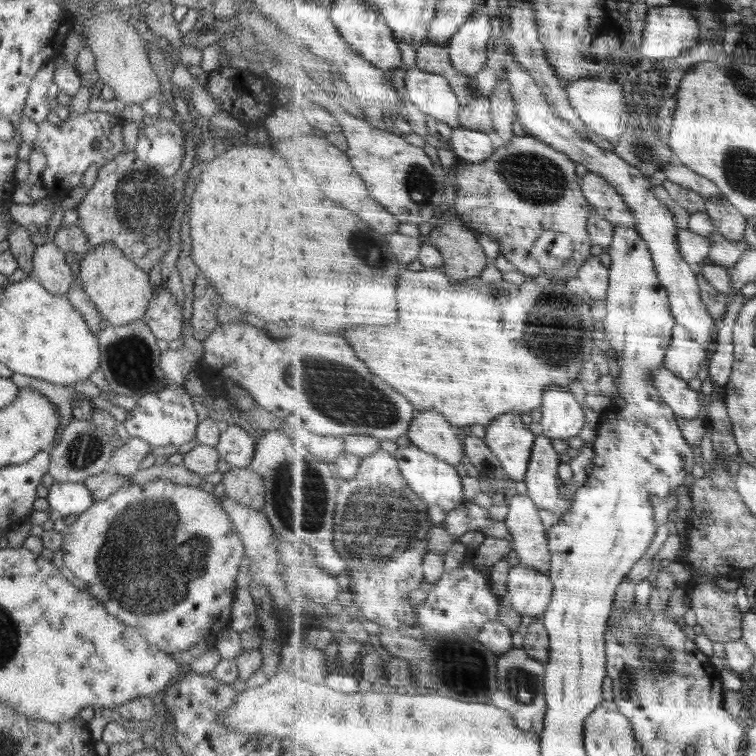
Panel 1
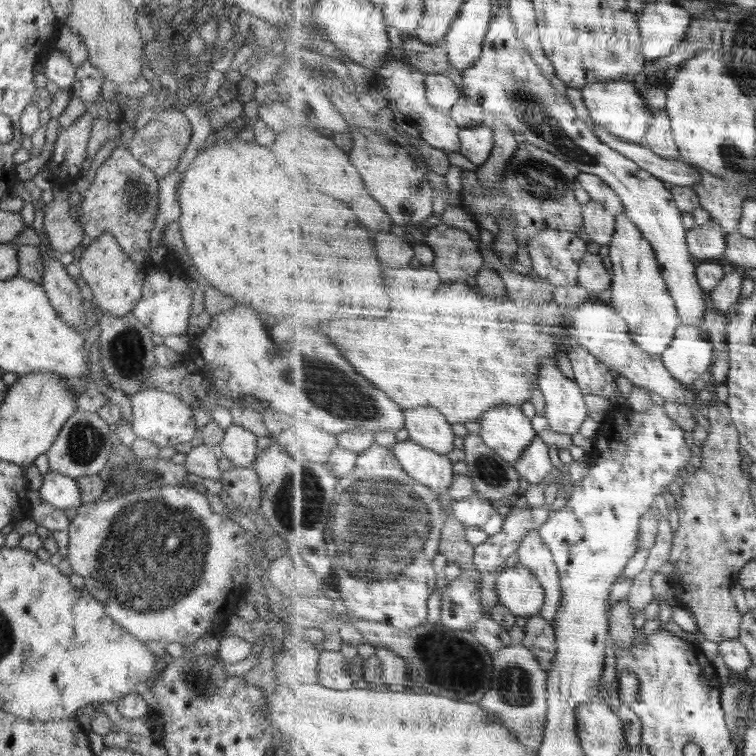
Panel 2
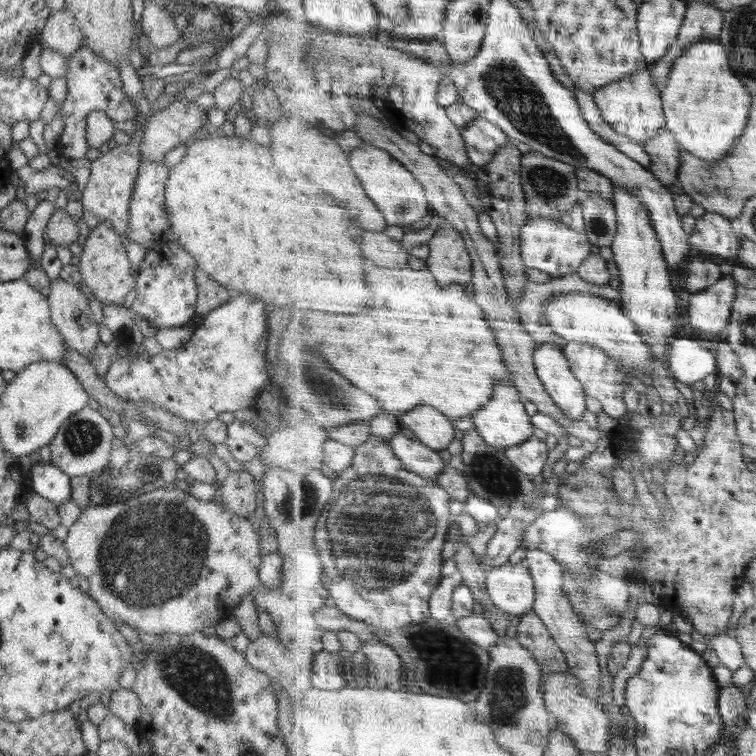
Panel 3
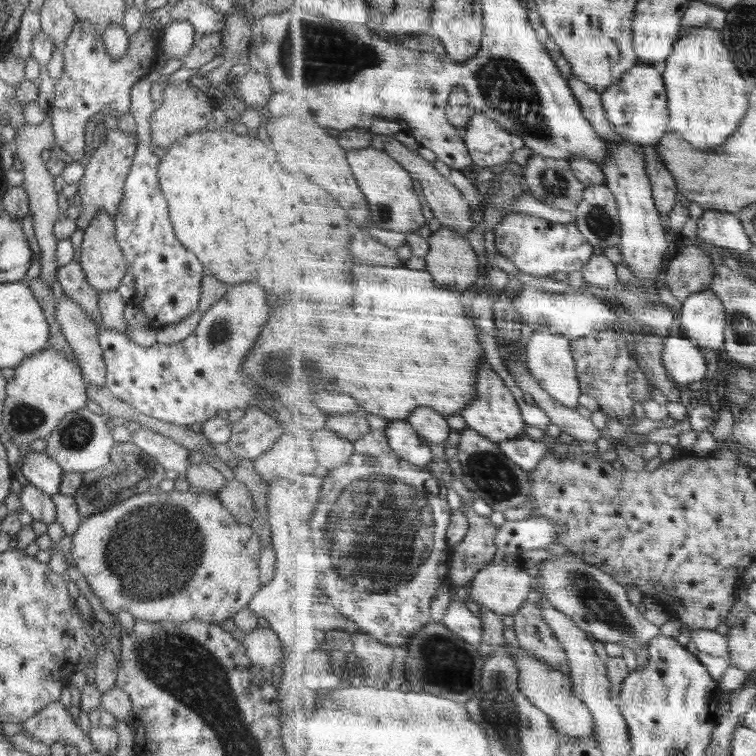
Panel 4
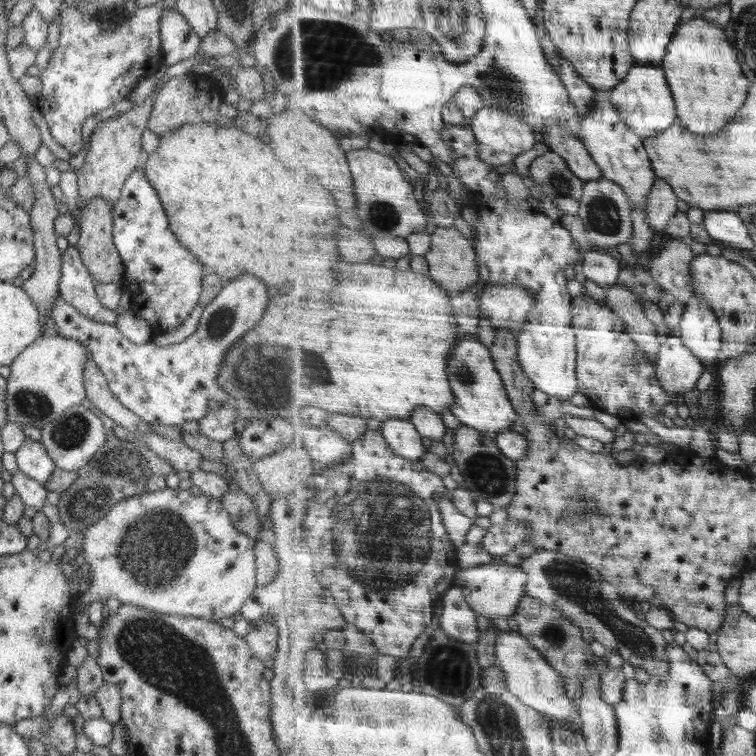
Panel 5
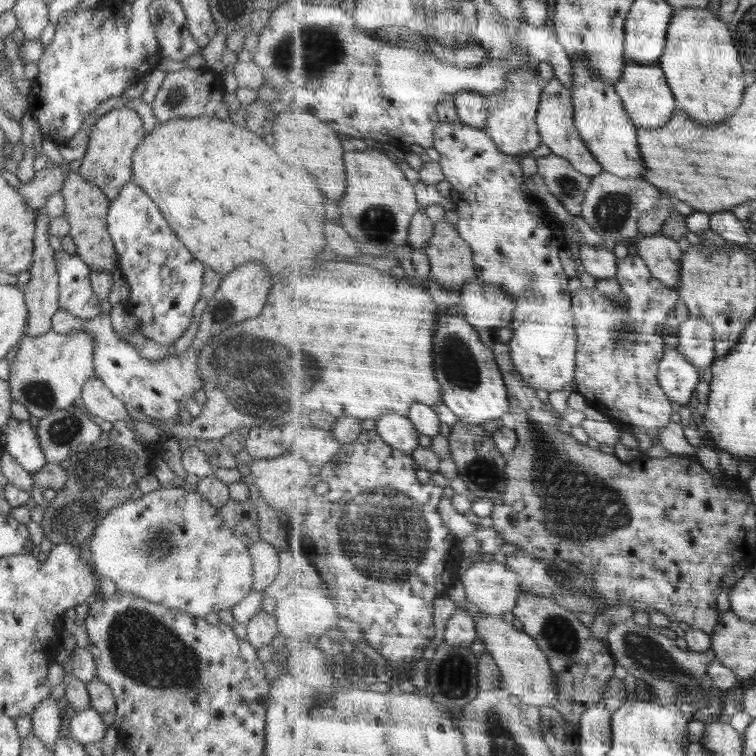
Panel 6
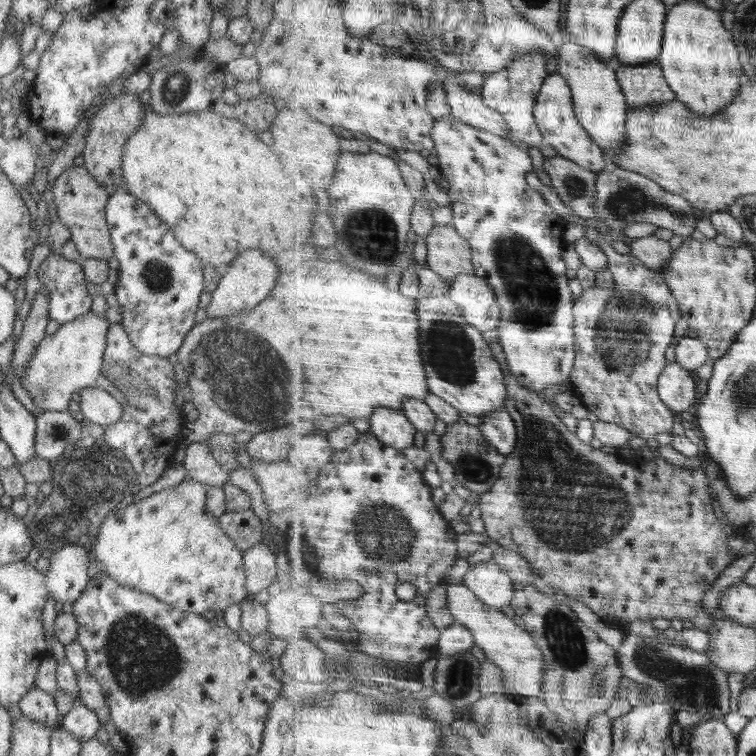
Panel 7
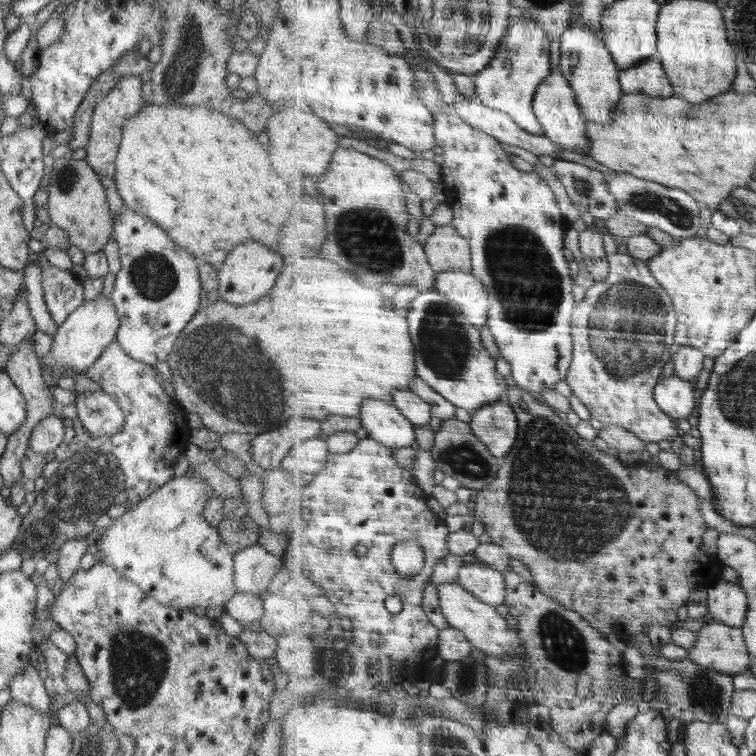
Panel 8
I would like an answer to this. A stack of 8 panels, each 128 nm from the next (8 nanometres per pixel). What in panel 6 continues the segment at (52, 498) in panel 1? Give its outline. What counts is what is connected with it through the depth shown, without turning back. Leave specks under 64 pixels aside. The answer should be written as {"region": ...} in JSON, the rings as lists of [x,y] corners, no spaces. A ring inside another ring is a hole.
{"region":[[[13,416],[6,426],[7,438],[4,449],[29,473],[38,472],[47,462],[35,432],[36,427],[28,421],[16,421]]]}

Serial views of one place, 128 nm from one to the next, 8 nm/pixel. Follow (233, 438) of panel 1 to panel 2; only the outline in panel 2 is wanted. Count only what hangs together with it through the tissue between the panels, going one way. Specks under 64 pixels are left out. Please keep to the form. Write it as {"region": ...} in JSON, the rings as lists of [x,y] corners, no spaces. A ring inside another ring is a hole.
{"region":[[[234,424],[225,430],[219,445],[224,456],[232,464],[244,468],[250,467],[250,464],[257,459],[261,443],[247,428]]]}

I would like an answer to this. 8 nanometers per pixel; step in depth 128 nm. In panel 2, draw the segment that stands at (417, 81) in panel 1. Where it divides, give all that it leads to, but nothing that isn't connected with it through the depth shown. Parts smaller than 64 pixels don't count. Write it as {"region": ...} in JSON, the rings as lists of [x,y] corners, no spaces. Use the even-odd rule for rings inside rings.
{"region":[[[438,73],[428,76],[426,84],[429,85],[430,104],[444,115],[450,115],[452,108],[464,99],[462,90],[450,76]]]}

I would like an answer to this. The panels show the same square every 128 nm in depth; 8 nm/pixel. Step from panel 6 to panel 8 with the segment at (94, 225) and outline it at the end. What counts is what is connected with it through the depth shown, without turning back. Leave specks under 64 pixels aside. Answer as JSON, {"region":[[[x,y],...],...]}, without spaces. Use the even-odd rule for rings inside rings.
{"region":[[[62,156],[54,162],[47,185],[48,214],[51,225],[64,229],[72,245],[85,254],[100,252],[113,236],[113,220],[104,185],[98,174],[82,160]]]}

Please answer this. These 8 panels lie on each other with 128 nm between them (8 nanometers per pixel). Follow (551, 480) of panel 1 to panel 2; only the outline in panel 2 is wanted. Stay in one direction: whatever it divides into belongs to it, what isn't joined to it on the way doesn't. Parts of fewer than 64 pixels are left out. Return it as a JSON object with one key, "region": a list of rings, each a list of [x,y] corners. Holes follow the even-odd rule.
{"region":[[[541,437],[534,440],[532,446],[526,450],[525,457],[515,465],[525,483],[540,484],[548,474],[553,474],[554,462],[550,454],[550,445]]]}

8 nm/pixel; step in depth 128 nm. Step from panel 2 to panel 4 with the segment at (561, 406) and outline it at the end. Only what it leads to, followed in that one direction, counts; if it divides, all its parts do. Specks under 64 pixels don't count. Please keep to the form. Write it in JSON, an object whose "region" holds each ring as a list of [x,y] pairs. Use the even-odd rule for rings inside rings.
{"region":[[[546,326],[536,330],[525,342],[530,371],[542,387],[559,402],[572,409],[581,405],[582,384],[577,370],[577,360],[573,352],[573,340],[562,333],[554,333],[554,328]]]}

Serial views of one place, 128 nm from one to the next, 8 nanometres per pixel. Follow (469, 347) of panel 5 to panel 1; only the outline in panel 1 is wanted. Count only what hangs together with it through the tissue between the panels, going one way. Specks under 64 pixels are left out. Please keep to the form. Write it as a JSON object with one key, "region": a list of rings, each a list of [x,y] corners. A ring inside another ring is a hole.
{"region":[[[520,414],[501,416],[487,430],[486,442],[503,462],[508,476],[514,482],[526,481],[537,434],[522,422]]]}

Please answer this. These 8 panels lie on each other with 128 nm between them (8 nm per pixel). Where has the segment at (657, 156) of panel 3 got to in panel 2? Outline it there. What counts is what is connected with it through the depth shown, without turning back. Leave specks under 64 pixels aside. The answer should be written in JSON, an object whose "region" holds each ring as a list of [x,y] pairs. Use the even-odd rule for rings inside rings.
{"region":[[[659,111],[655,114],[655,120],[648,131],[647,146],[656,151],[656,154],[668,159],[680,159],[680,152],[672,134],[672,120],[670,113]]]}

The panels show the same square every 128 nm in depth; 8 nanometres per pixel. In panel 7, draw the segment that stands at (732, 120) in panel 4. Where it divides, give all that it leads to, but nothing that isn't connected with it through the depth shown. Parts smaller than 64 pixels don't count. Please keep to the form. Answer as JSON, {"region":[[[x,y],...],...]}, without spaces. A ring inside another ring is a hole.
{"region":[[[686,1],[674,6],[669,10],[662,54],[654,61],[665,69],[665,77],[677,92],[677,99],[706,116],[724,112],[736,100],[742,88],[740,76],[744,74],[740,50],[720,13],[702,1]]]}

